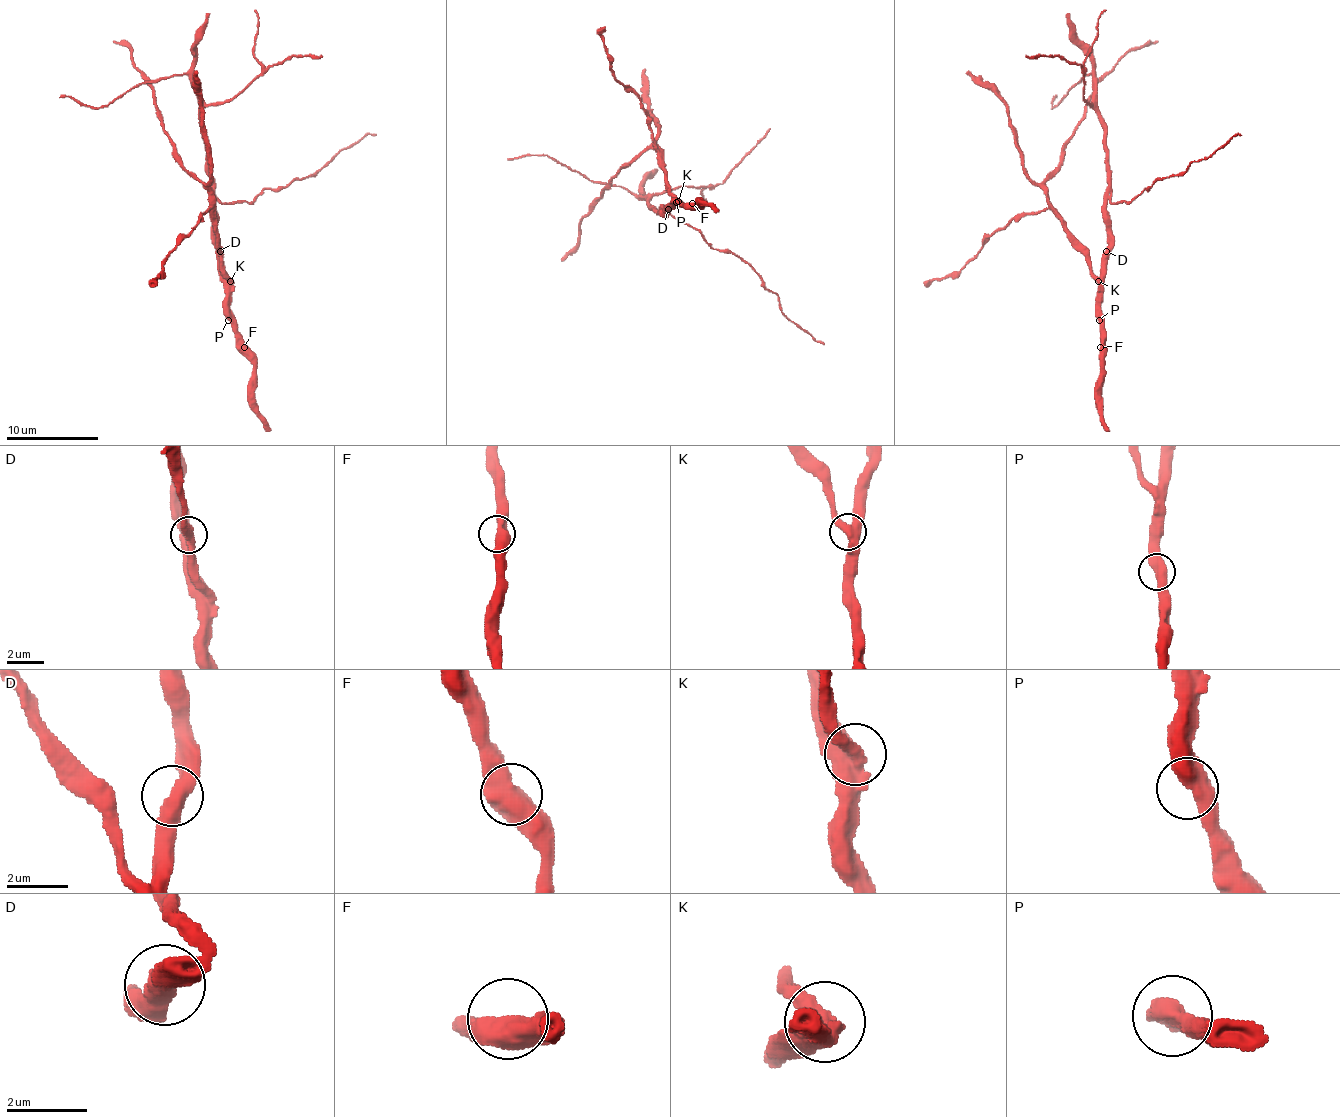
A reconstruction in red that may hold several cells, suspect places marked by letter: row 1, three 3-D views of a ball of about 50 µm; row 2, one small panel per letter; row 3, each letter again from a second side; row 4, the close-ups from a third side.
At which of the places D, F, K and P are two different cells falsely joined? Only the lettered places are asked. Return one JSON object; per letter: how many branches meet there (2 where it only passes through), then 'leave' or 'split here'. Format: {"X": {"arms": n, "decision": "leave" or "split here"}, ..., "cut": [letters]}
{"D": {"arms": 2, "decision": "leave"}, "F": {"arms": 2, "decision": "leave"}, "K": {"arms": 3, "decision": "split here"}, "P": {"arms": 2, "decision": "leave"}, "cut": ["K"]}

